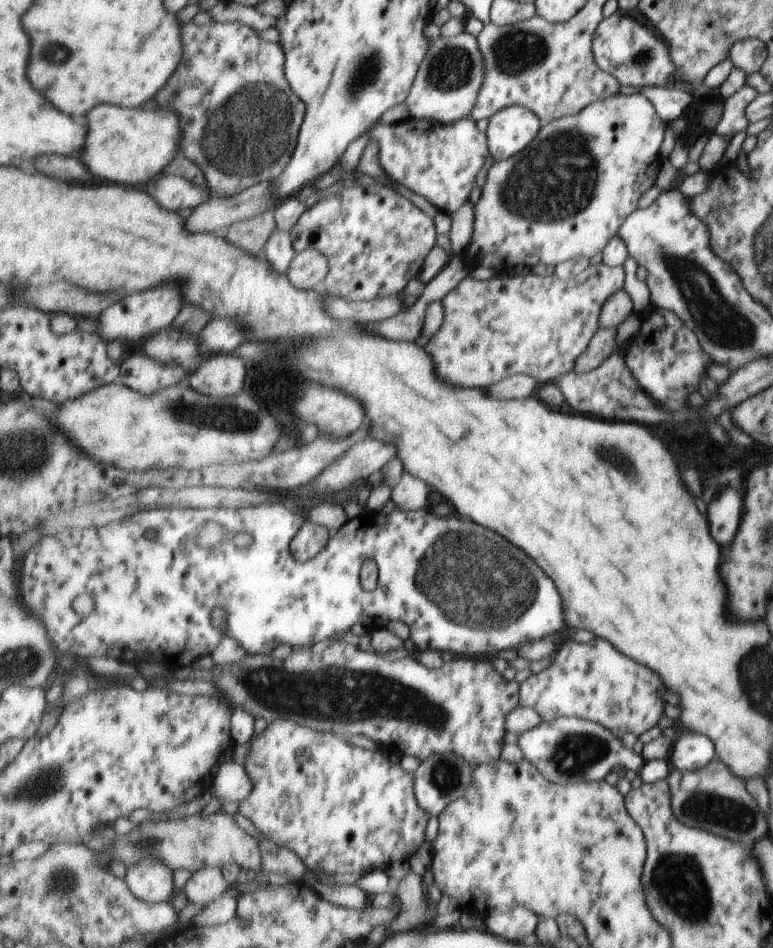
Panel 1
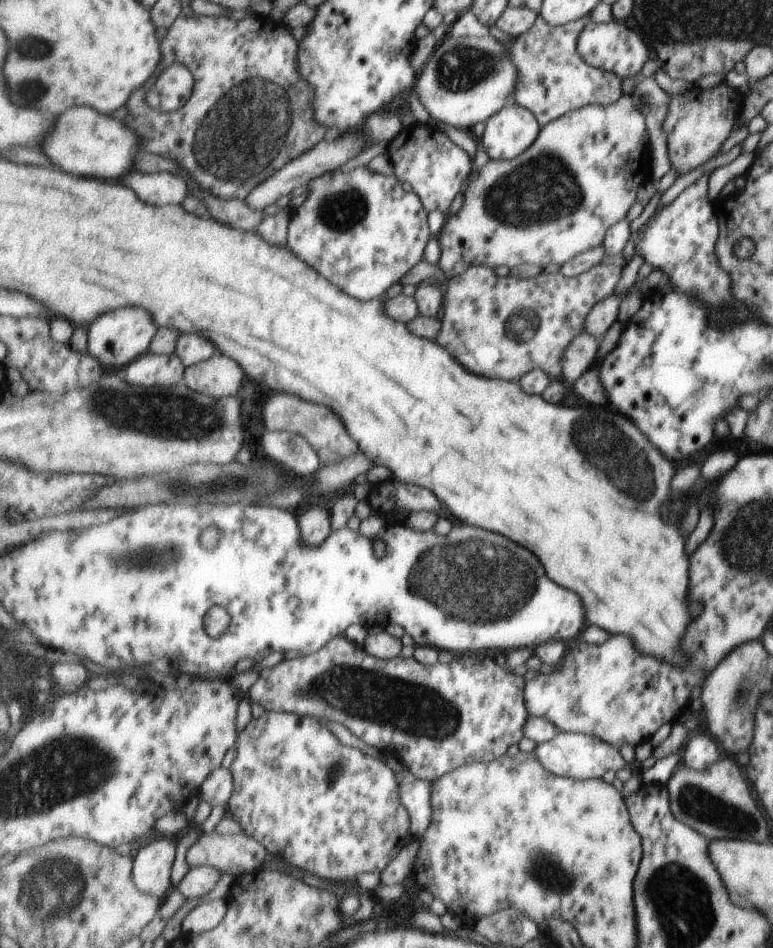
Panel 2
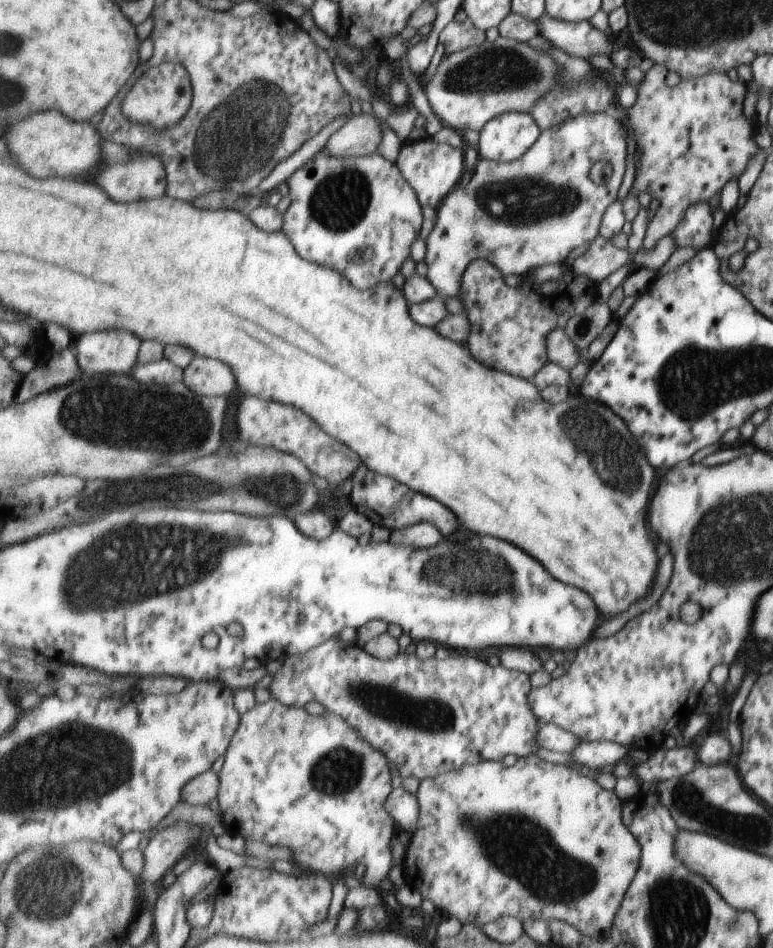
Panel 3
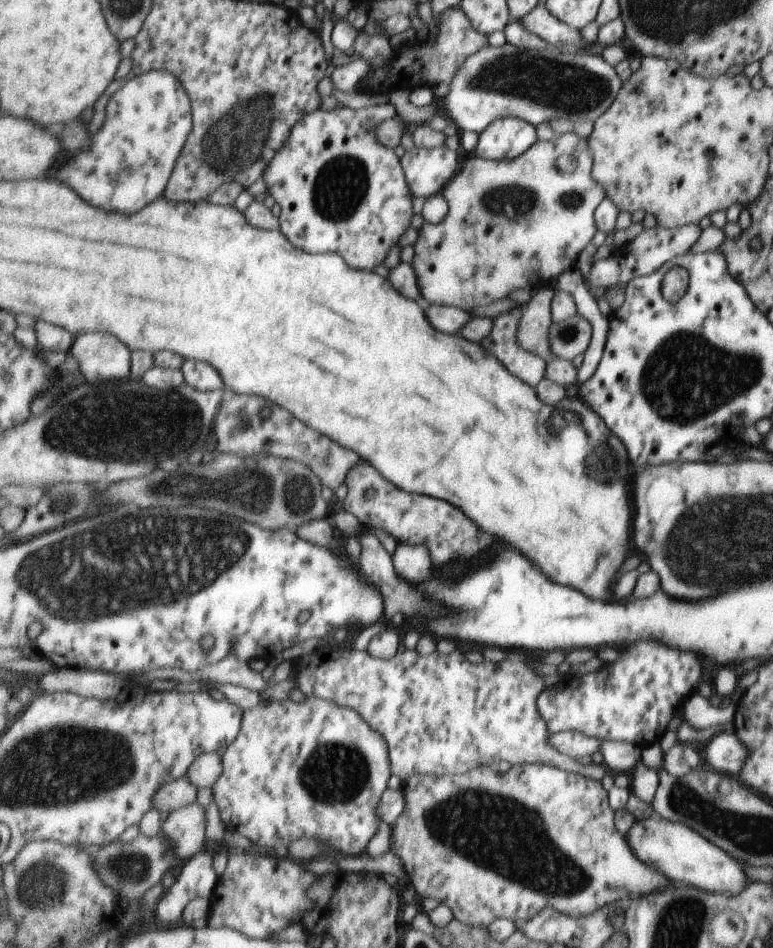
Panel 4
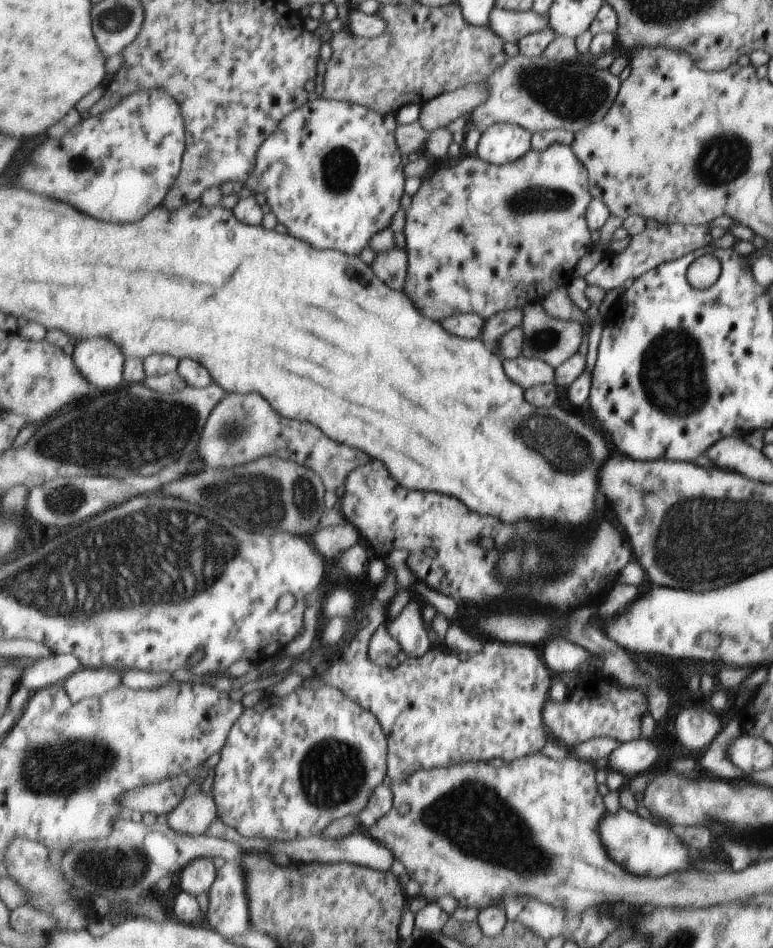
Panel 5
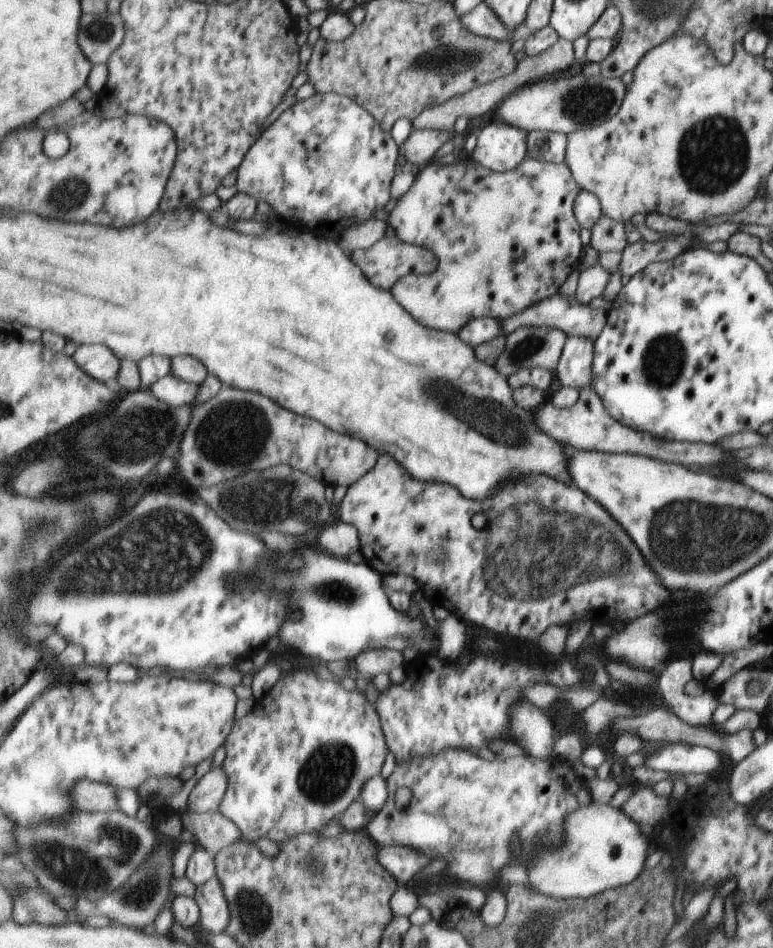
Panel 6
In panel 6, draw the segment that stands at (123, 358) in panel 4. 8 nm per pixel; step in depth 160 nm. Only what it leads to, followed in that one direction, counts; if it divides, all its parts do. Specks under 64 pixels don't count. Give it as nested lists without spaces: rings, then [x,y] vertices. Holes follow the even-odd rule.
[[[104,344],[79,345],[74,357],[88,374],[102,382],[116,385],[123,362],[120,362],[120,358],[108,346]]]

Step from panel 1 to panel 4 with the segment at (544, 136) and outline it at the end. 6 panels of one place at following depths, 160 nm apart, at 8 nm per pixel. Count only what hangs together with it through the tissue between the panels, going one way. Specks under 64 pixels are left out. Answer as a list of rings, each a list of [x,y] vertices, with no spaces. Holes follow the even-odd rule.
[[[574,132],[564,133],[553,140],[539,140],[526,155],[512,161],[475,157],[467,162],[442,192],[450,204],[448,217],[439,224],[426,221],[415,248],[413,266],[421,277],[422,292],[430,304],[456,306],[472,311],[507,300],[512,292],[528,288],[528,284],[551,284],[558,276],[577,269],[580,254],[592,244],[598,234],[597,211],[607,197],[604,186],[598,185],[598,180],[592,176],[594,152],[588,146],[588,140],[589,138],[581,138]],[[506,230],[512,230],[516,234],[526,230],[528,238],[508,240]],[[486,234],[498,236],[494,238],[494,244],[502,242],[500,248],[498,244],[484,248],[482,242],[488,240]]]

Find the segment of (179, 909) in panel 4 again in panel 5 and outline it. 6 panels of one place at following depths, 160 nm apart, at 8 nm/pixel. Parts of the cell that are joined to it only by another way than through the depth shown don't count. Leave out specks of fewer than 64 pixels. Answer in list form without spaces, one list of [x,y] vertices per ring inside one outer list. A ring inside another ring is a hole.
[[[200,857],[192,861],[182,872],[180,888],[182,890],[200,896],[209,894],[213,884],[217,882],[219,870],[216,862],[210,857]]]

